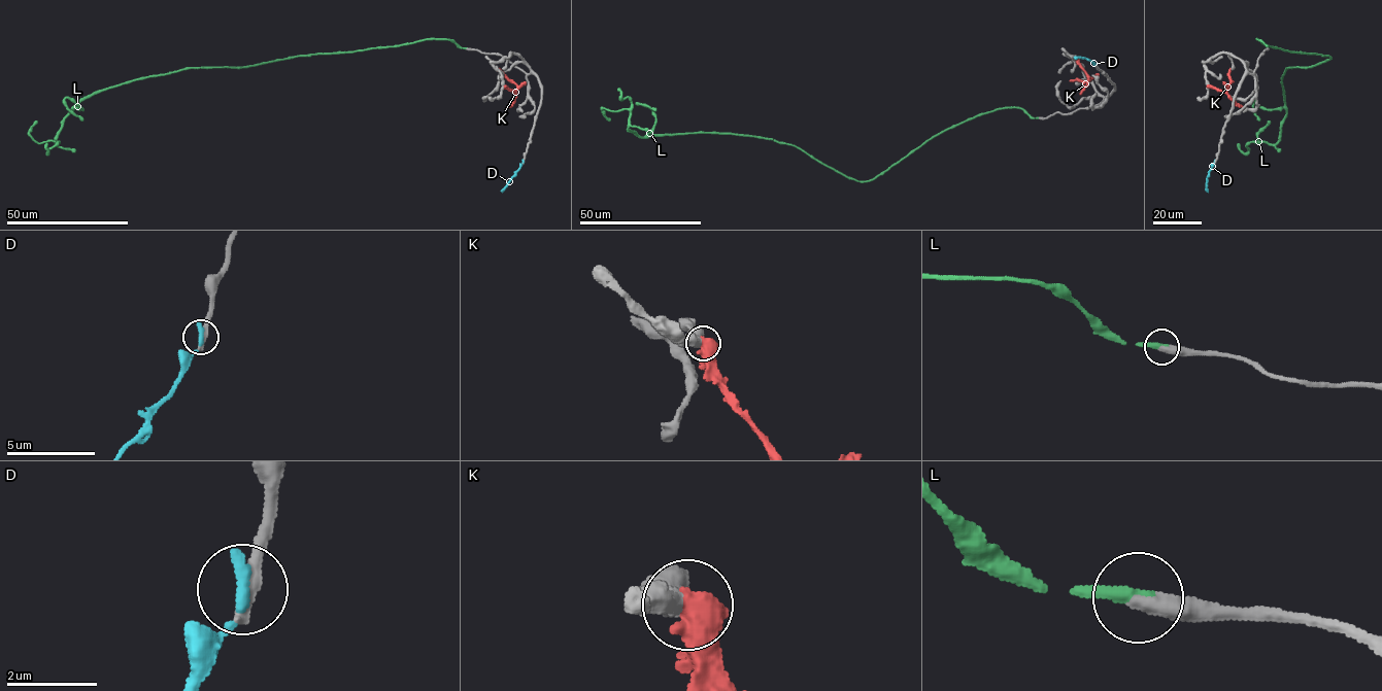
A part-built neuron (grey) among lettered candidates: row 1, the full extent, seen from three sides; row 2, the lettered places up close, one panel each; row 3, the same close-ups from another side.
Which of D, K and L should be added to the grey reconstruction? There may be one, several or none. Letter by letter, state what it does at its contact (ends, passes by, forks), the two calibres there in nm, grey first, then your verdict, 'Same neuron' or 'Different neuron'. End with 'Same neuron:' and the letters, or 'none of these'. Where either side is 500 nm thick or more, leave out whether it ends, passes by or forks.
D: It ends there. Thickness 360 nm (grey) against 280 nm. Different neuron
K: Thickness 500 nm (grey) against 800 nm. Different neuron
L: It ends there. Thickness 440 nm (grey) against 300 nm. Same neuron
Same neuron: L

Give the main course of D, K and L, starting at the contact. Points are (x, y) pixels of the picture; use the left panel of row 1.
D: (523, 162), (502, 192)
K: (504, 85), (516, 89), (497, 70)
L: (467, 48), (430, 38), (246, 67), (187, 68), (85, 97), (56, 144), (30, 135), (37, 121)

